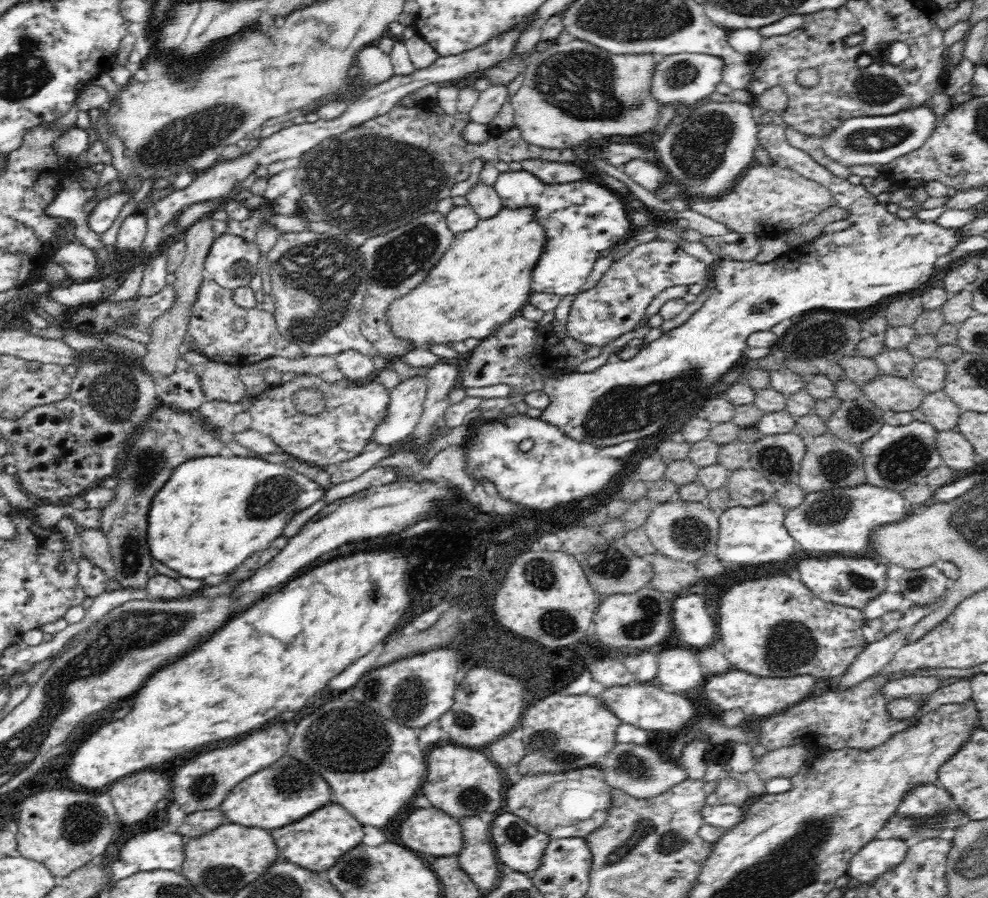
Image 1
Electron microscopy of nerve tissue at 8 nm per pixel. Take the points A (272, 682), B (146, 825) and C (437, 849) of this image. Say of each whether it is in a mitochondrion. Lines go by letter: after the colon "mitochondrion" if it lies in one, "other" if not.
A: other
B: other
C: other

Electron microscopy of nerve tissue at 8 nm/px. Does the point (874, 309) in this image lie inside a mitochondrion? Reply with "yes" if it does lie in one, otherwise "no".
no

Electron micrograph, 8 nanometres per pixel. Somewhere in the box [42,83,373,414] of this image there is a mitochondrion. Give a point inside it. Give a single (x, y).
(328, 272)

